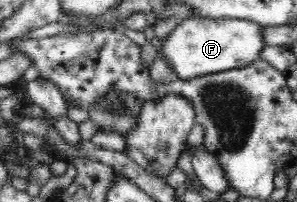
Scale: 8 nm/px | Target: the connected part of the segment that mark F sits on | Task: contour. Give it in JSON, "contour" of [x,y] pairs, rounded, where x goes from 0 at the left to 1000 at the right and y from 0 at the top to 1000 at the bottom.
{"contour":[[[673,79],[613,99],[542,213],[532,277],[556,282],[599,386],[616,396],[838,327],[845,307],[875,292],[872,267],[896,223],[886,203],[886,129],[872,114],[805,89]]]}

